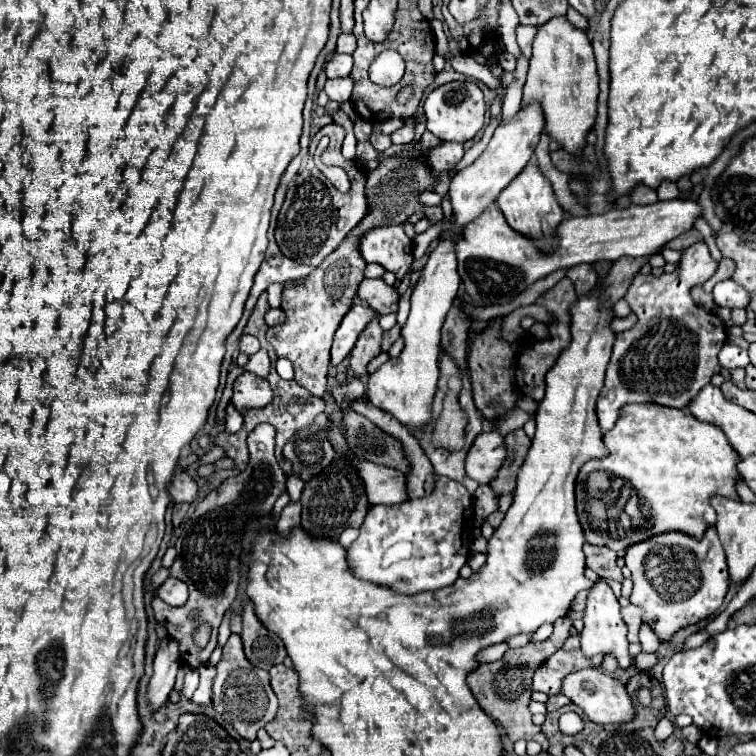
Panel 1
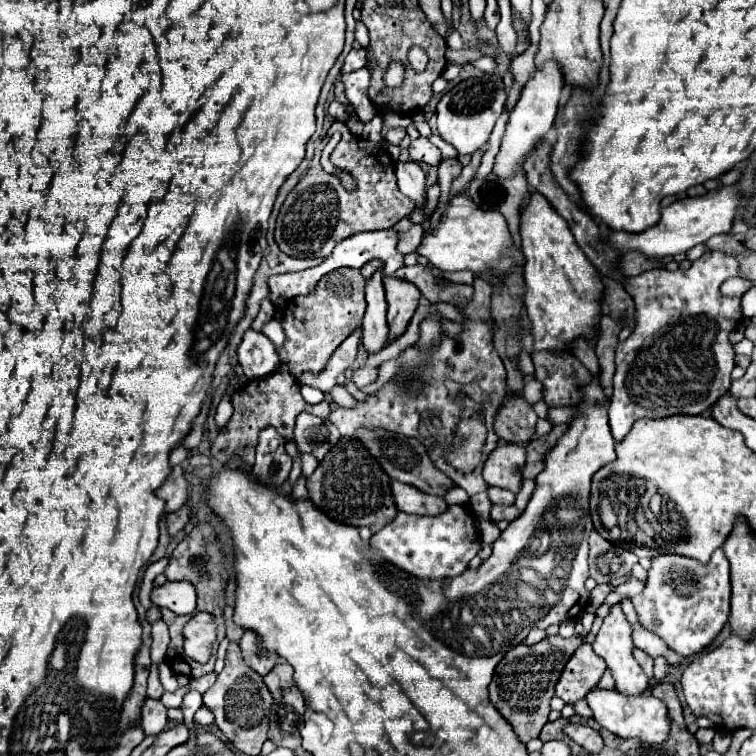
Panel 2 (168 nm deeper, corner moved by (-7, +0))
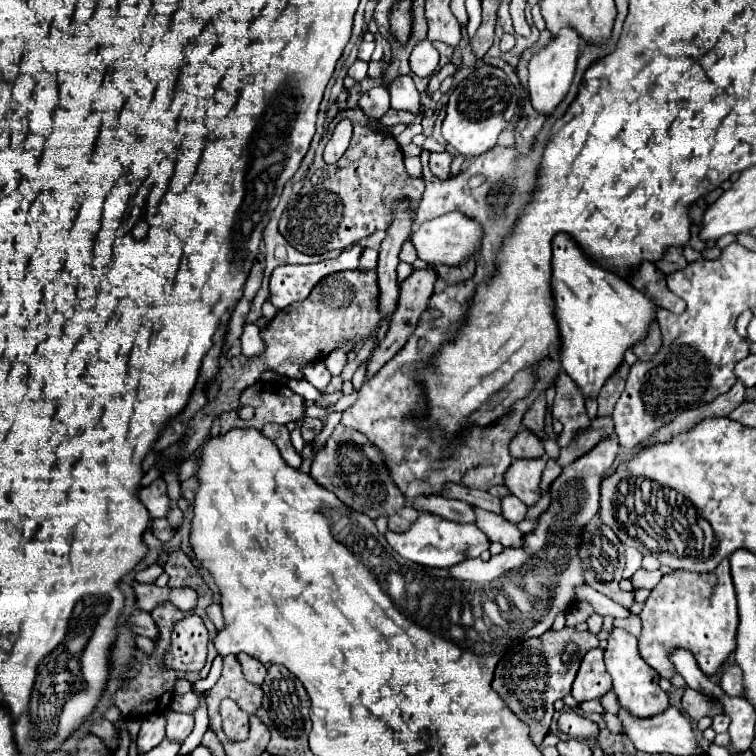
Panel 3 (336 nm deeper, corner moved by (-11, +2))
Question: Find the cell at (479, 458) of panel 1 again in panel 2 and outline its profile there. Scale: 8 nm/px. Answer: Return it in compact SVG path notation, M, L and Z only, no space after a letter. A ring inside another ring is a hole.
M500 442L496 450L484 462L484 480L488 486L506 488L518 492L522 484L522 468L526 462L526 450L522 446L512 446L512 442Z

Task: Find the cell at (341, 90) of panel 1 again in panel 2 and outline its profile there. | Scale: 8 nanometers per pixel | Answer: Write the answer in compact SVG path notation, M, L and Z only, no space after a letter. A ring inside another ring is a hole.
M360 68L356 72L344 74L342 82L344 82L344 94L346 94L348 102L352 104L352 108L356 110L360 122L372 120L372 116L376 114L376 108L370 102L370 98L366 96L366 90L370 84L370 72L366 68Z

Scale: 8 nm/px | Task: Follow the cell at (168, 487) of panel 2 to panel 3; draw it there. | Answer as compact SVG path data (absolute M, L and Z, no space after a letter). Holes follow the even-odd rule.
M156 478L150 486L142 488L138 494L140 502L146 506L152 518L164 518L168 512L168 496L166 496L166 482L164 478Z

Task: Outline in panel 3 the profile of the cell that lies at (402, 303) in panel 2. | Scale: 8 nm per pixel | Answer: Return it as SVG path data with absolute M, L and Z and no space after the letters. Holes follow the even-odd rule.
M426 266L422 270L414 270L402 284L400 284L400 298L398 298L398 306L396 306L396 312L392 314L392 324L390 324L390 330L386 332L384 340L378 342L378 346L372 350L372 356L368 360L368 366L366 366L366 378L372 378L384 362L388 362L408 340L408 336L414 332L418 320L420 320L420 314L428 308L428 300L434 292L434 282L436 282L436 270L432 266Z

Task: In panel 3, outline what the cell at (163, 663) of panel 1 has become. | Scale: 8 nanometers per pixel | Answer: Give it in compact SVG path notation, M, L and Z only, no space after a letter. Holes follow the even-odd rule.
M148 716L146 720L142 720L142 728L136 740L136 752L148 752L156 748L164 740L164 726L164 716Z

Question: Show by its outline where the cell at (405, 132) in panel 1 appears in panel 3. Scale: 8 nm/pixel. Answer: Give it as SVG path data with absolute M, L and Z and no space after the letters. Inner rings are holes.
M432 152L430 154L430 170L438 180L448 180L450 174L450 162L452 162L452 154L450 152Z

